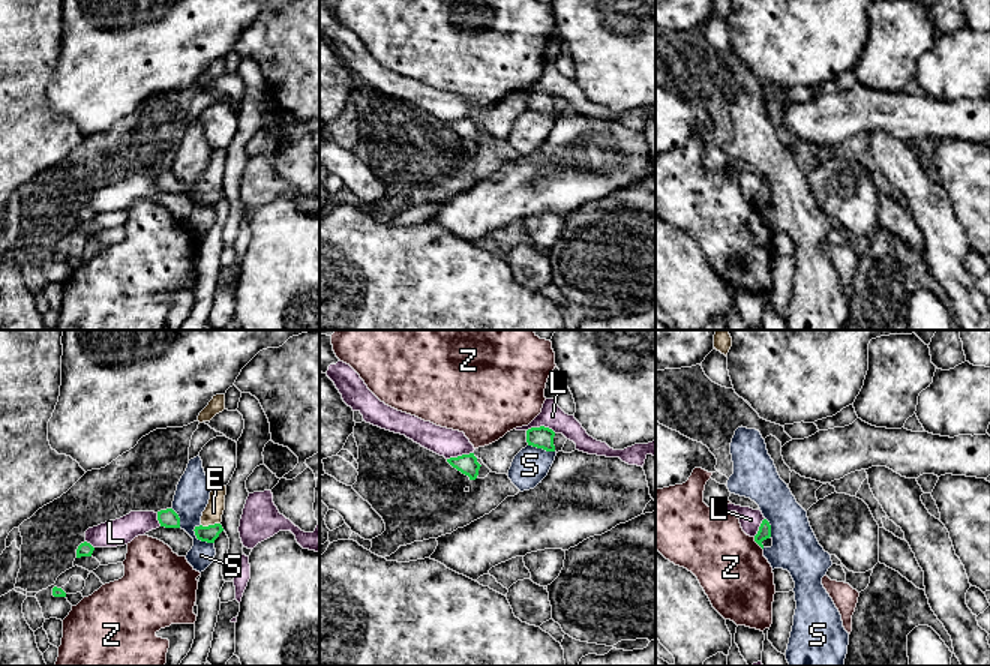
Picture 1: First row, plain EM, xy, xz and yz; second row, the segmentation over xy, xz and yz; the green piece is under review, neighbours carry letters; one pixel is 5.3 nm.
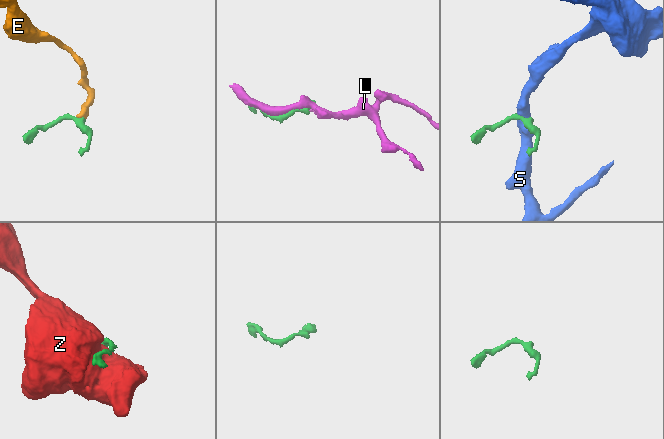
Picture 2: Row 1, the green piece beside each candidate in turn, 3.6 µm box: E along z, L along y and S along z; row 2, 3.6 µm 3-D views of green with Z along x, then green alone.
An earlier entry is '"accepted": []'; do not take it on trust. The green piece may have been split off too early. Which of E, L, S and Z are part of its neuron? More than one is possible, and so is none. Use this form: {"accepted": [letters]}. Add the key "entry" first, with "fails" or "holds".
{"entry": "fails", "accepted": ["E"]}

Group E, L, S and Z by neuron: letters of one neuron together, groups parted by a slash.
E / L / S / Z

